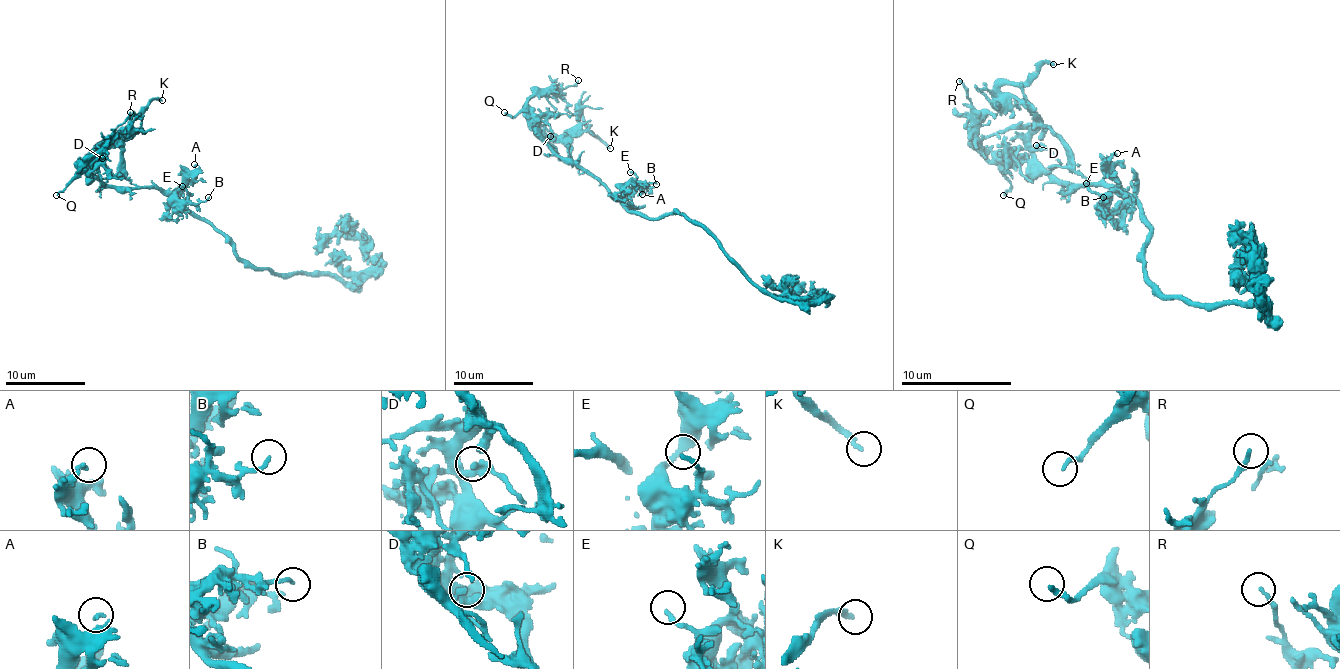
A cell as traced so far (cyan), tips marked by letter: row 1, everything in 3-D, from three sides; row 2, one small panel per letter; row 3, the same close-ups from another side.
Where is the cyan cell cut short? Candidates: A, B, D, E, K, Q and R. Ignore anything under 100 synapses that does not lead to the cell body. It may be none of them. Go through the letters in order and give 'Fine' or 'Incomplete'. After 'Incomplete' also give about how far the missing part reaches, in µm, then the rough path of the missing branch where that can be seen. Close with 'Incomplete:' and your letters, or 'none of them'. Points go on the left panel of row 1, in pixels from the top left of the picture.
A: Fine
B: Fine
D: Fine
E: Fine
K: Incomplete. Missing length about 30 µm
Q: Fine
R: Fine
Incomplete: K

